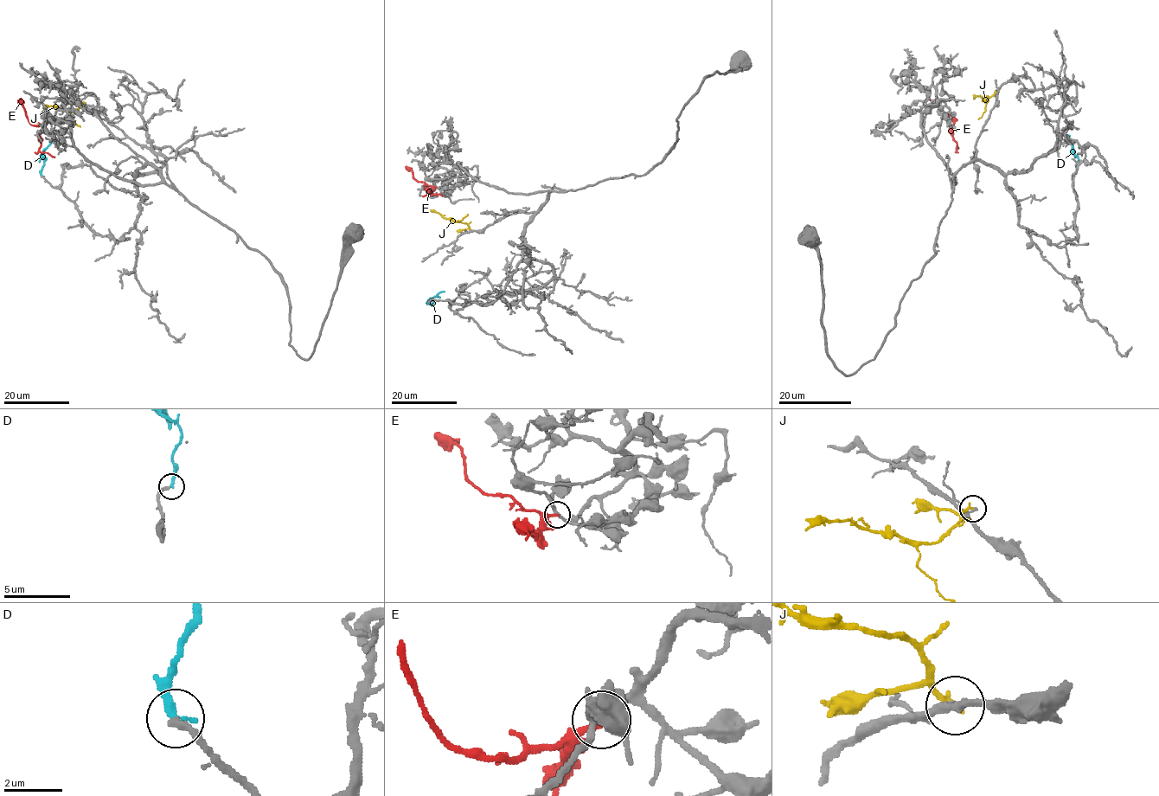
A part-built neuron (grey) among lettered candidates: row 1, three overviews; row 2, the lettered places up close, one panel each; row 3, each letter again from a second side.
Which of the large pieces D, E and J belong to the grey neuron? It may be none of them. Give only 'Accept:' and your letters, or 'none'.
Accept: D

